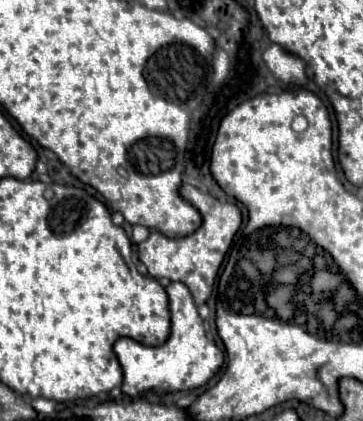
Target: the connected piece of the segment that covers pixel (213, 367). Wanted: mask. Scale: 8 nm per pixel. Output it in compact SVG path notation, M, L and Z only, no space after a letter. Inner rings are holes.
M172 282L166 288L170 296L170 312L172 312L172 330L168 340L162 346L144 346L132 338L118 338L114 344L114 352L124 370L122 392L128 396L138 396L146 390L192 390L204 386L222 366L224 354L222 350L206 338L202 318L198 316L196 304L192 300L190 290L182 282Z

